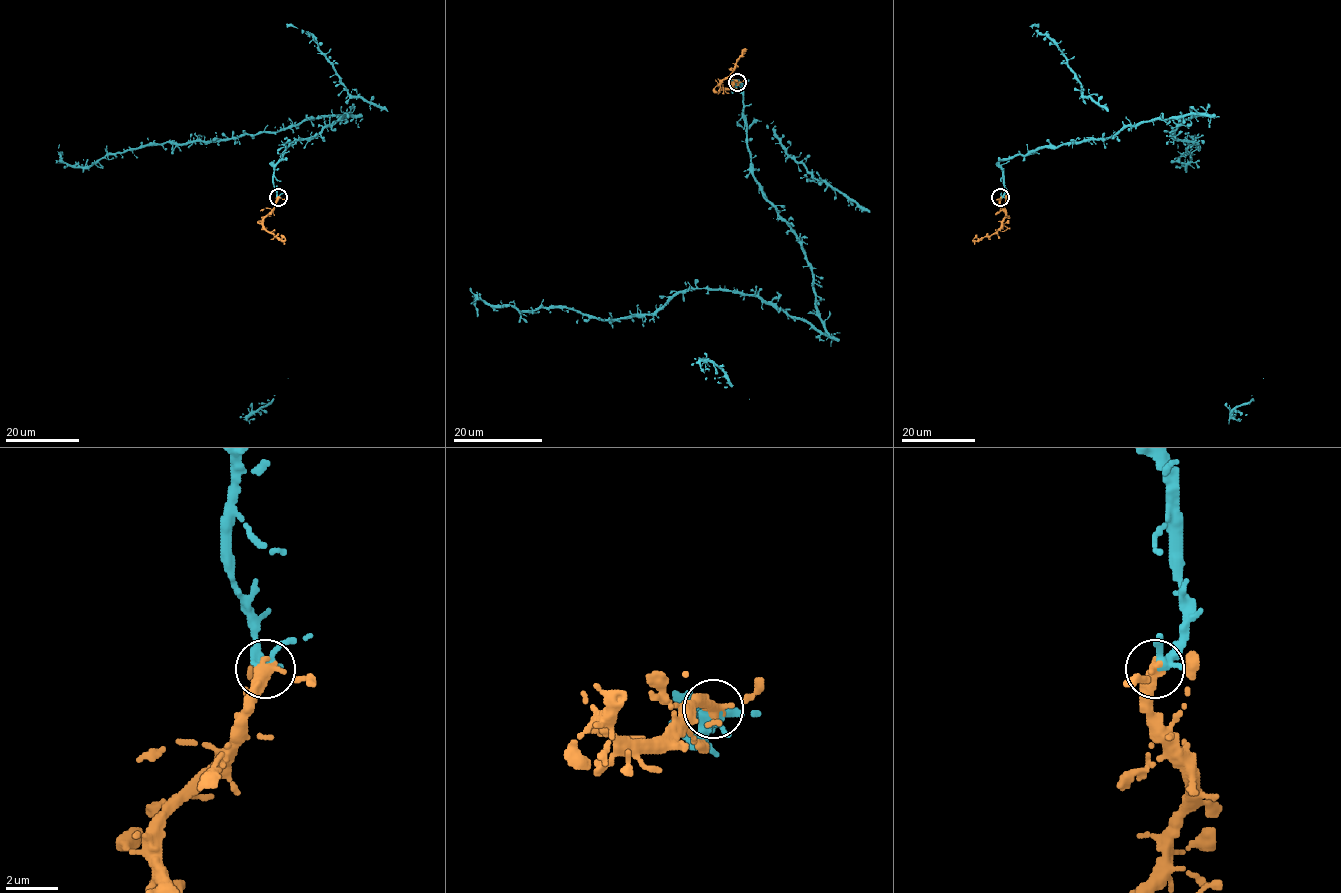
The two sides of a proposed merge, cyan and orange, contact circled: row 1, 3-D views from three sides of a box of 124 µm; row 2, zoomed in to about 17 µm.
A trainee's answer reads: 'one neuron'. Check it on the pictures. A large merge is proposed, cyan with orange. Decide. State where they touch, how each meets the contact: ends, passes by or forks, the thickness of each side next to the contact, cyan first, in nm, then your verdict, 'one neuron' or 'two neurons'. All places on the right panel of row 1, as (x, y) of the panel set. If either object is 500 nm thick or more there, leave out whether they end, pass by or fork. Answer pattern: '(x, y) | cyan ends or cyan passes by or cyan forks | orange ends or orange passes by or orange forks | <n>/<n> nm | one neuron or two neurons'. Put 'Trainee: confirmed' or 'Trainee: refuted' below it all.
(1000, 197) | cyan passes by | orange passes by | 320/360 nm | one neuron
Trainee: confirmed

